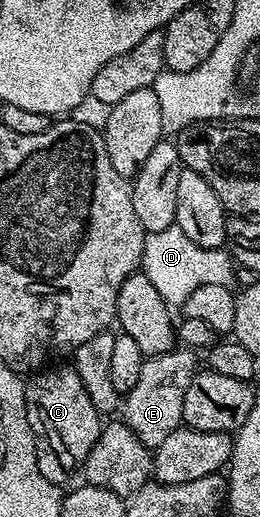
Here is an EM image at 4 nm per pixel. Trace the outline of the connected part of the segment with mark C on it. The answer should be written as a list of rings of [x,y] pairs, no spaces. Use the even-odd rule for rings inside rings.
[[[48,369],[34,372],[25,386],[29,426],[39,438],[44,452],[45,449],[49,452],[50,459],[59,468],[80,470],[99,439],[103,417],[97,412],[95,403],[91,403],[91,395],[87,395],[87,387],[83,387],[83,379],[79,379],[76,369]]]

